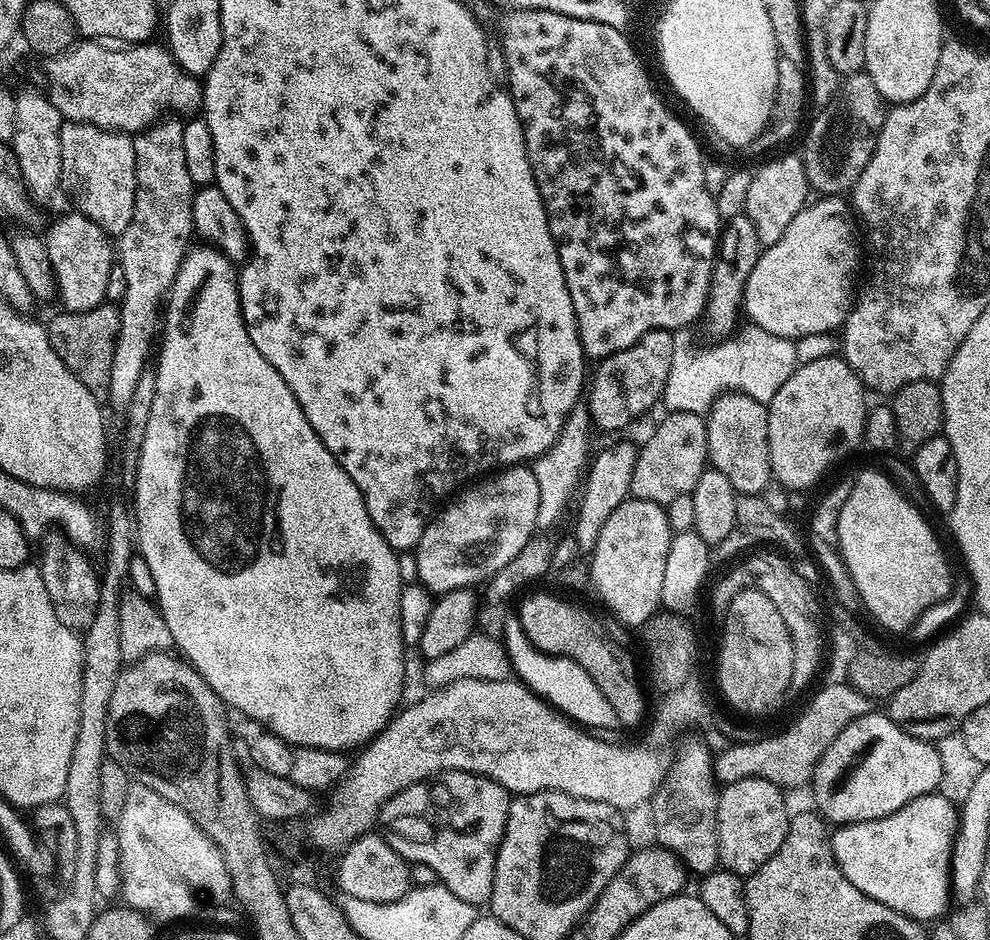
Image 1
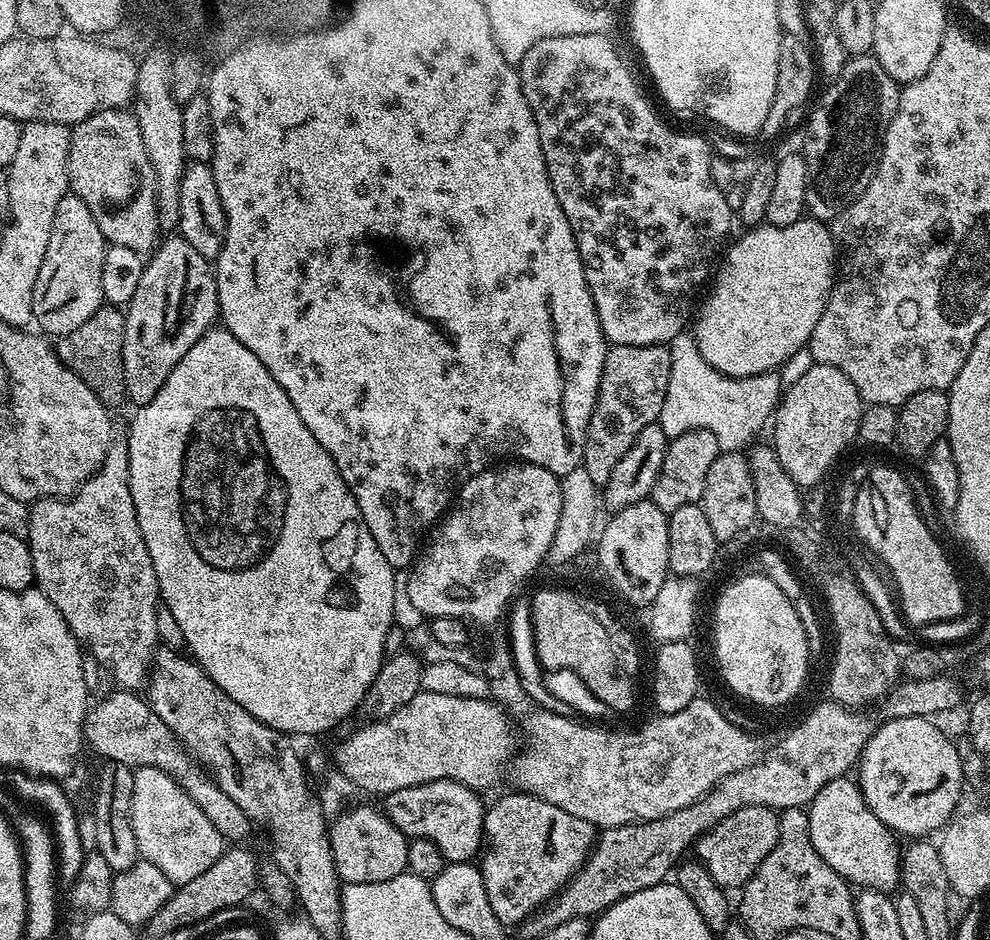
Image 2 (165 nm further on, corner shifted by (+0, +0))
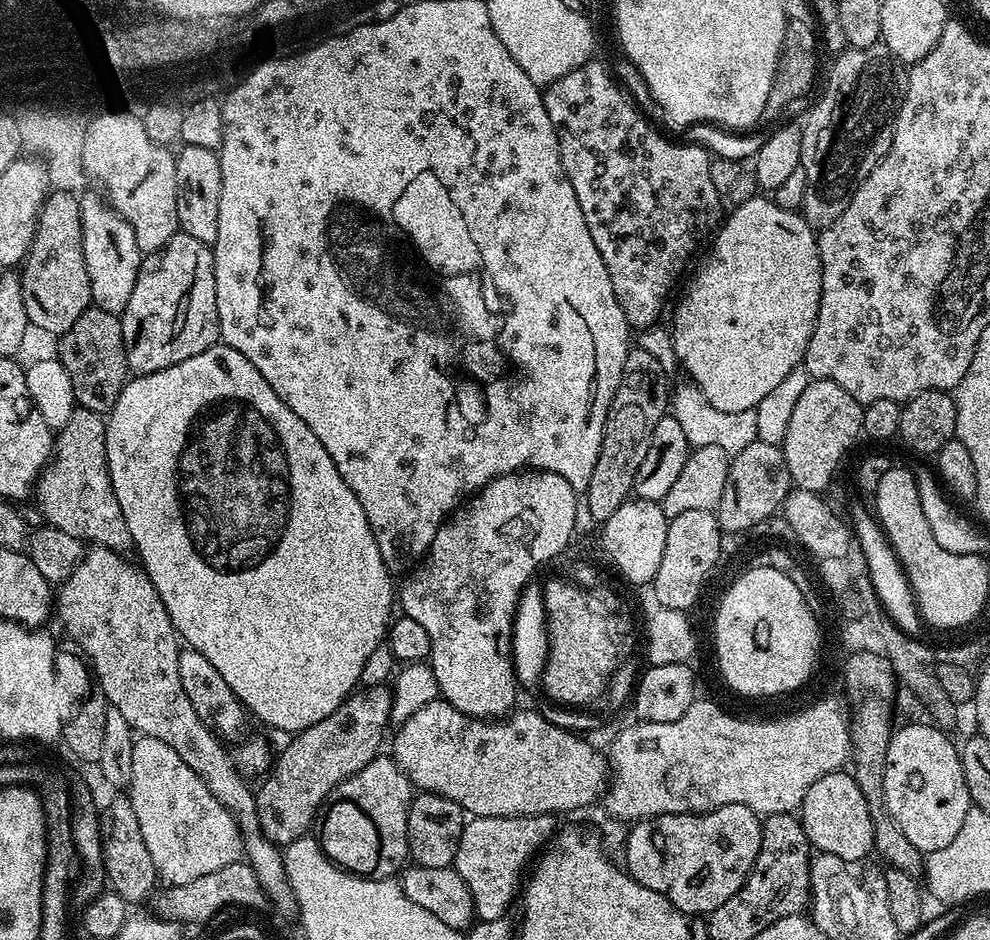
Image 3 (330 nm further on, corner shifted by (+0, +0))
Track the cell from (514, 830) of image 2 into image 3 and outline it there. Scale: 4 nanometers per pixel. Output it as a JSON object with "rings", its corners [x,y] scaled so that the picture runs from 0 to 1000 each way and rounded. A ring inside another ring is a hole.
{"rings":[[[561,867],[479,868],[470,876],[459,922],[465,937],[473,945],[478,971],[485,979],[503,979],[510,973],[509,969],[516,964],[517,956],[520,953],[522,956],[523,941],[531,924],[558,893],[564,880],[562,872]]]}

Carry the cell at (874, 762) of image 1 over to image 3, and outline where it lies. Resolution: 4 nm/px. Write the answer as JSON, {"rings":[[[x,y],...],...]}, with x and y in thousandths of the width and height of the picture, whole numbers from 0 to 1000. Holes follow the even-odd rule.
{"rings":[[[940,768],[917,770],[914,774],[906,773],[898,785],[898,796],[894,806],[894,847],[895,857],[902,867],[911,886],[926,901],[929,907],[936,909],[958,900],[968,888],[972,874],[976,871],[979,860],[983,859],[978,848],[976,828],[972,819],[969,795],[957,778],[945,773]]]}

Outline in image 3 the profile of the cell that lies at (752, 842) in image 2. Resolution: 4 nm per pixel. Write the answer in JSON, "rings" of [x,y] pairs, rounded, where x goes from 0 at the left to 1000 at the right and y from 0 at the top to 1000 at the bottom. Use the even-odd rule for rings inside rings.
{"rings":[[[734,855],[716,864],[669,866],[658,872],[644,872],[637,878],[630,898],[632,927],[639,936],[674,955],[686,970],[696,977],[710,976],[725,968],[733,955],[741,955],[754,938],[770,900],[770,872],[765,864],[748,855]]]}

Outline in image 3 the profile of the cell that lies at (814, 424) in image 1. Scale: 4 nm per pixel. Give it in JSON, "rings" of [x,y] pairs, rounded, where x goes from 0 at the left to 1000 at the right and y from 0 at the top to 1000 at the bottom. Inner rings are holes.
{"rings":[[[820,404],[802,431],[790,473],[801,516],[815,523],[831,524],[831,519],[843,509],[861,471],[870,467],[872,454],[872,433],[851,411],[840,404]]]}

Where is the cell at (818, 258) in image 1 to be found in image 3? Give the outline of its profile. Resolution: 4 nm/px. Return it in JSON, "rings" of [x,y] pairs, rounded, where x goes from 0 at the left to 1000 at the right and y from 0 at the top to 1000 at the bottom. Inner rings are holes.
{"rings":[[[768,206],[760,213],[742,218],[738,223],[740,226],[736,230],[734,227],[733,233],[726,239],[725,246],[718,256],[718,259],[720,257],[719,269],[712,274],[703,298],[696,300],[695,307],[692,309],[691,316],[688,317],[687,324],[683,328],[683,337],[679,340],[679,370],[683,373],[688,389],[695,395],[694,403],[703,409],[705,415],[709,415],[709,419],[717,428],[717,432],[721,432],[721,436],[748,438],[759,434],[764,435],[766,428],[770,428],[770,423],[774,423],[774,419],[778,419],[778,415],[782,415],[782,411],[786,411],[786,406],[790,406],[790,402],[794,402],[794,398],[798,398],[798,394],[811,388],[814,368],[822,355],[822,347],[828,329],[830,287],[828,286],[825,248],[812,235],[812,231],[807,224],[799,221],[787,221],[783,212],[773,211]]]}

